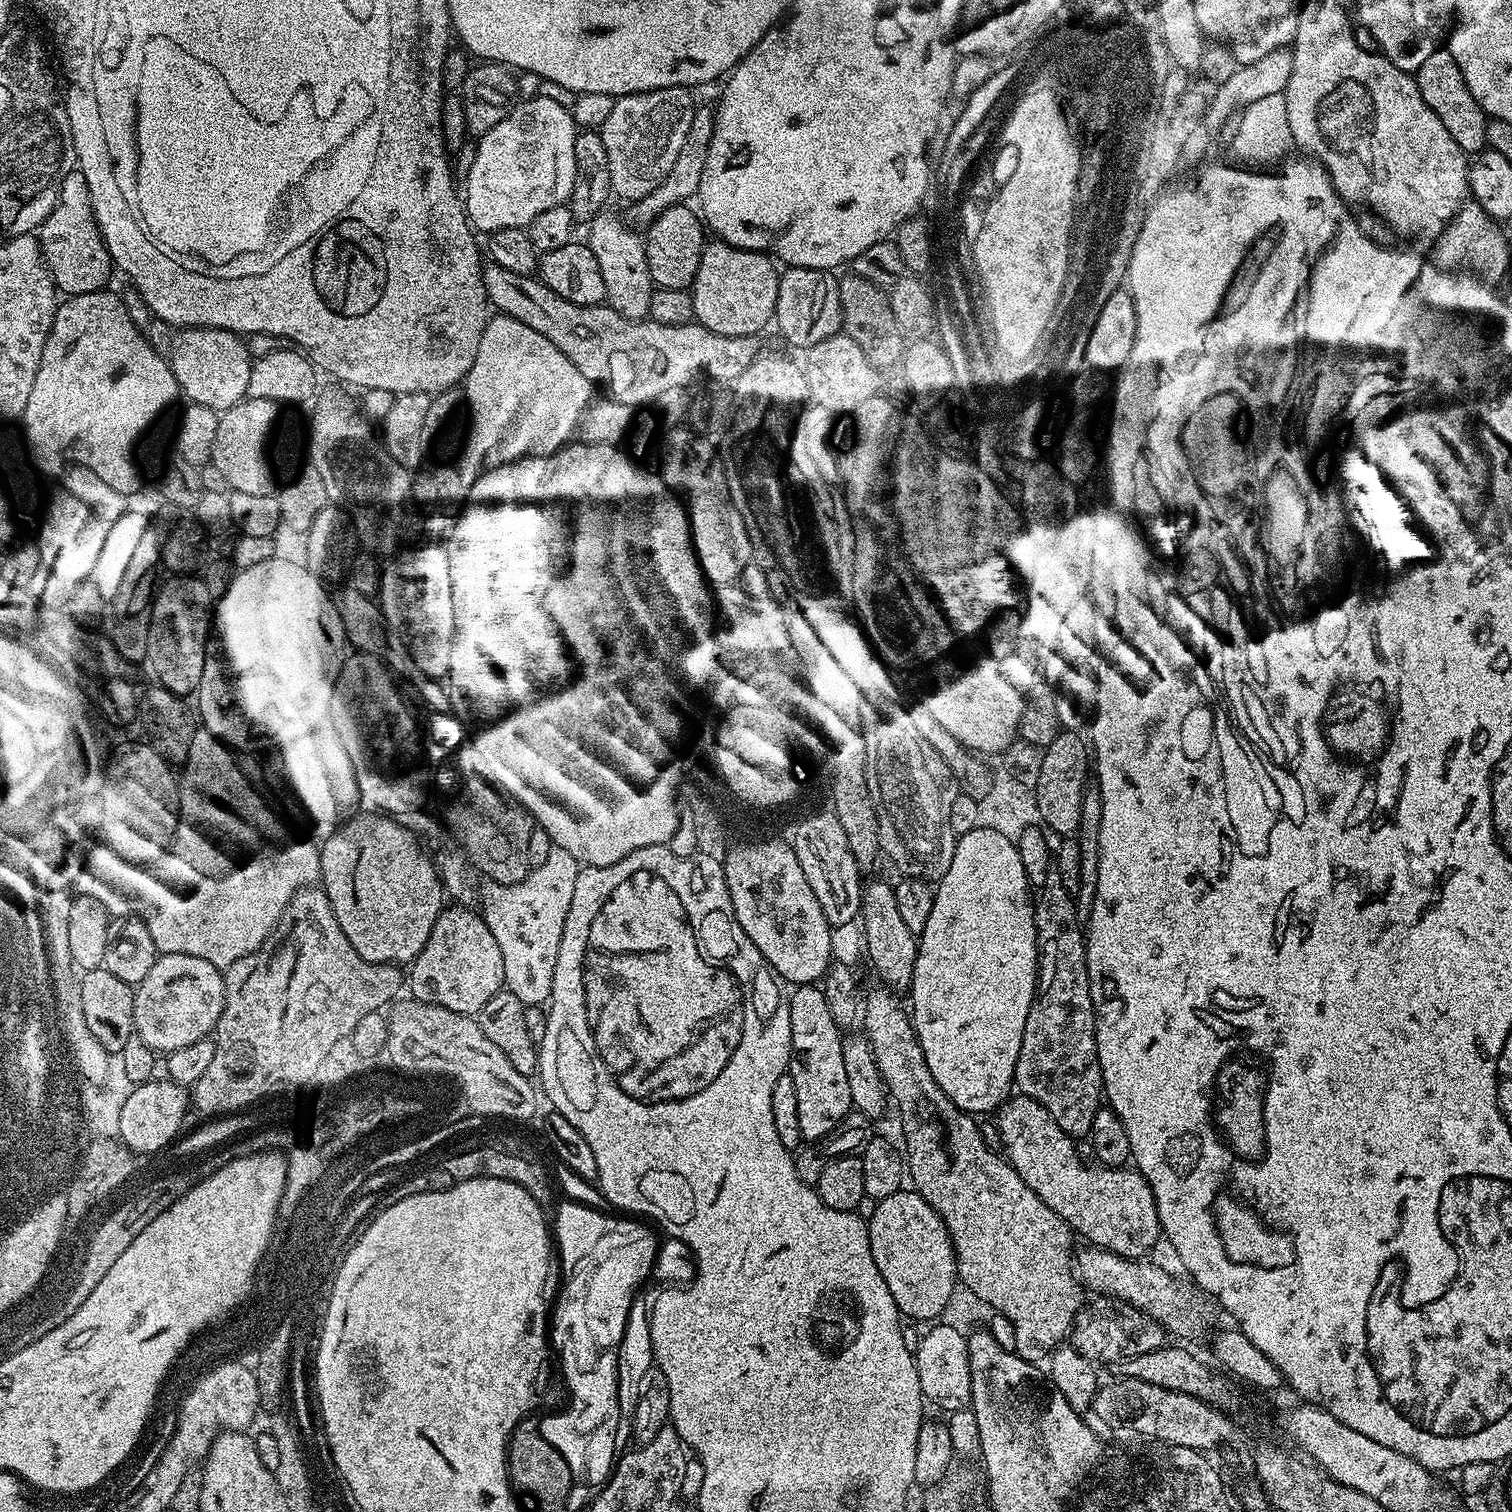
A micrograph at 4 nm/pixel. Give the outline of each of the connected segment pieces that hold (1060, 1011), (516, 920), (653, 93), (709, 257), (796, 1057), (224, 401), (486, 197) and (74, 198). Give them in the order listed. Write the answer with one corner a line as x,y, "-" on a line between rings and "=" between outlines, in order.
1052,871
1039,889
1034,900
1036,909
1036,950
1038,953
1038,983
1036,996
1026,1018
1026,1030
1022,1034
1022,1050
1018,1054
1015,1087
1021,1093
1034,1098
1062,1126
1062,1130
1073,1138
1084,1138
1094,1126
1094,1114
1102,1106
1104,1079
1100,1073
1098,1050
1096,1049
1096,1011
1090,994
1088,977
1088,946
1082,918
1076,913
1073,893
1062,886
1059,872
=
554,846
550,858
533,868
522,882
488,882
480,892
479,907
484,921
490,926
490,934
494,934
494,942
498,942
498,950
502,950
504,988
526,1006
544,1006
551,1001
558,946
562,946
562,930
566,926
566,914
570,914
574,882
578,882
581,867
566,850
=
663,88
630,94
617,99
614,110
610,110
606,122
598,130
605,147
611,191
616,196
620,195
625,202
642,198
650,194
670,174
670,168
674,166
674,161
678,159
678,153
682,150
682,142
686,139
686,133
690,131
694,111
692,96
693,93
686,88
=
716,238
705,243
702,262
692,287
695,323
723,336
755,336
773,323
778,302
780,272
777,265
763,252
735,248
=
801,984
787,997
790,1010
792,1057
787,1073
792,1076
798,1100
798,1126
803,1139
820,1142
828,1138
844,1118
853,1111
845,1063
842,1062
842,1033
826,1006
823,987
=
201,326
177,331
170,345
170,363
177,389
183,395
185,392
187,399
221,414
247,397
254,356
234,333
220,328
224,326
212,327
216,328
=
548,96
522,100
506,114
506,118
502,118
502,122
498,122
498,126
494,126
494,130
479,137
476,157
468,168
464,192
462,188
462,203
468,213
468,223
480,234
511,228
527,229
540,214
560,205
567,205
571,198
576,176
574,144
578,133
571,111
=
83,171
66,174
54,210
50,210
46,222
39,226
38,239
48,273
65,297
90,294
109,287
108,279
114,273
114,265
94,218
90,186

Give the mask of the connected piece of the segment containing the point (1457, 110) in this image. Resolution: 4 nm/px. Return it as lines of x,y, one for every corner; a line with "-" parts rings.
1447,47
1436,48
1434,54
1430,54
1430,58
1422,62
1422,66
1418,66
1414,79
1422,94
1422,102
1426,102
1426,106
1430,106
1434,114
1438,114
1442,126
1446,126
1450,138
1458,142
1461,150
1466,154
1479,154
1485,151
1488,143
1486,130
1489,117
1484,115
1478,102
1474,102
1474,94
1470,94
1466,86
1466,78
1462,78
1462,70
1458,70
1458,62
1454,62

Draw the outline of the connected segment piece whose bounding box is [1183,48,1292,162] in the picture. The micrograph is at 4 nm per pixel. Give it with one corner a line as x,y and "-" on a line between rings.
1279,48
1266,56
1250,64
1240,64
1226,82
1215,85
1213,94
1211,93
1208,108
1200,120
1195,121
1191,129
1191,139
1187,140
1187,145
1183,147
1183,159
1200,160
1208,152
1208,147
1214,144
1217,136
1222,130
1224,119
1233,118
1243,112
1251,103
1261,101
1262,98
1269,97
1270,94
1284,92
1290,82
1290,70
1292,69
1292,53
1288,48

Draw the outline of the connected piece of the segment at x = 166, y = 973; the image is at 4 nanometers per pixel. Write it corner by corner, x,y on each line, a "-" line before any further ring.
190,954
157,955
150,974
142,978
142,982
134,988
134,1022
135,1032
142,1036
146,1045
156,1054
177,1052
186,1046
194,1046
194,1042
207,1040
216,1031
216,1023
224,1013
226,1002
226,986
221,969
215,968
206,958
194,958

